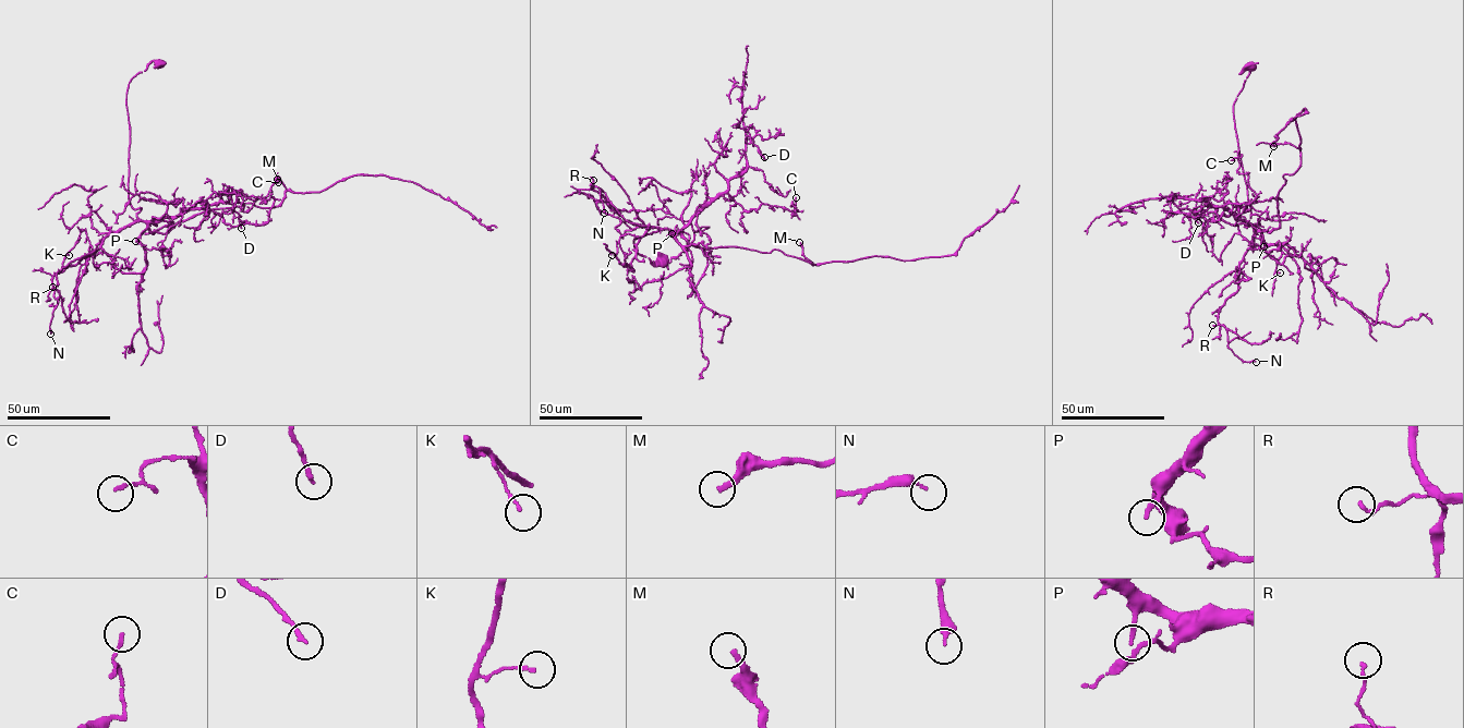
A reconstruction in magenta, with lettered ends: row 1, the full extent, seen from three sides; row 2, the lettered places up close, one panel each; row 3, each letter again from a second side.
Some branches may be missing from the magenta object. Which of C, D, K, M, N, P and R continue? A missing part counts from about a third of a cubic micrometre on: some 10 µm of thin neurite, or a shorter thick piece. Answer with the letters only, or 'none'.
M, P

